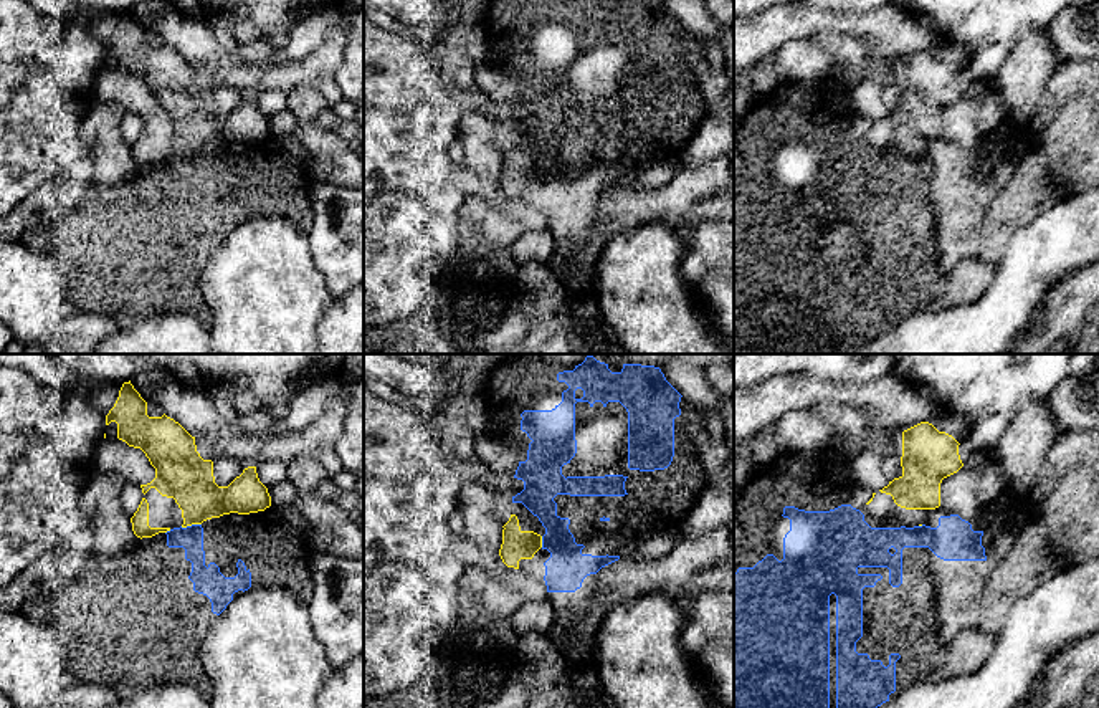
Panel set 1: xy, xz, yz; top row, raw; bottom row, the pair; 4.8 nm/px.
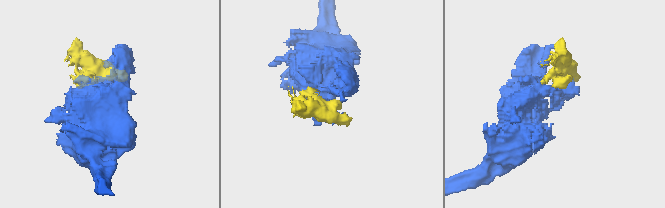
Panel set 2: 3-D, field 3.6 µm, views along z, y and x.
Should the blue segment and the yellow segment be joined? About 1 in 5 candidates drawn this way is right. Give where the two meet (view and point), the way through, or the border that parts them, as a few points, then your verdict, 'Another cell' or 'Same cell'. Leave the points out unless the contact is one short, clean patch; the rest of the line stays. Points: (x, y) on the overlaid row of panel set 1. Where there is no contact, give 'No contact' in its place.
Touches blue at xy (192, 525). Another cell

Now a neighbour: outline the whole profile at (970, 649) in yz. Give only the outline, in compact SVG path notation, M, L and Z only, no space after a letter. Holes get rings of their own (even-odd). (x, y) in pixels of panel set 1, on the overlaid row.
M980 627L962 630L947 650L947 677L972 675L992 655L997 639Z

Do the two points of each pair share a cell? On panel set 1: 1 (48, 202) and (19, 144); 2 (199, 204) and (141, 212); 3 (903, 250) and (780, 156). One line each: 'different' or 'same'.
1: different
2: same
3: same

